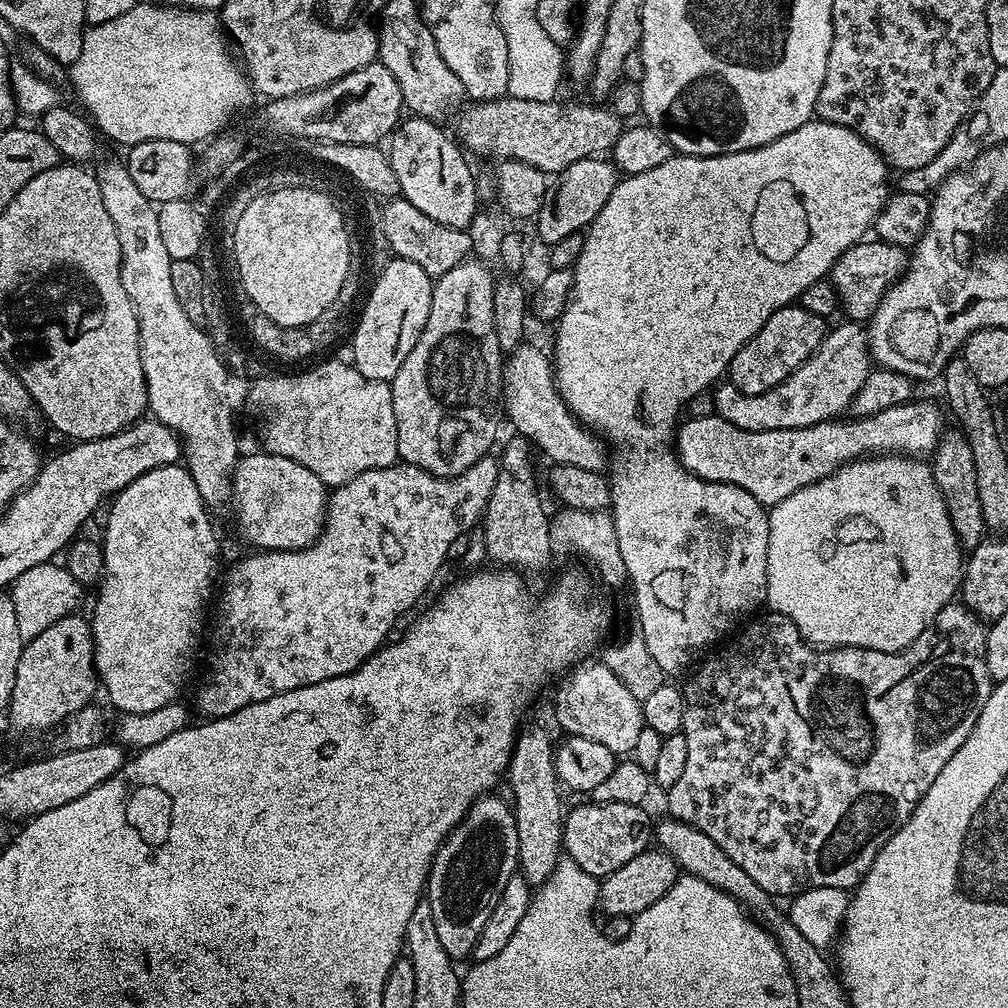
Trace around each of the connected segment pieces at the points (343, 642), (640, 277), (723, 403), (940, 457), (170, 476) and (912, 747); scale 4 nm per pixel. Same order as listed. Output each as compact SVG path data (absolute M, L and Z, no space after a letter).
M489 454L484 456L478 462L474 462L474 466L470 466L470 470L466 470L460 476L453 476L451 478L445 478L443 476L435 476L434 474L430 474L426 470L422 470L418 466L414 466L413 464L406 464L403 462L397 462L395 464L391 464L390 466L386 466L385 468L371 468L370 470L366 470L362 474L358 474L358 478L354 478L350 482L346 482L345 484L333 487L331 489L330 495L328 497L328 510L324 513L324 529L320 531L320 537L308 548L299 548L298 550L294 550L293 552L274 552L271 550L260 550L255 554L256 556L248 556L245 560L240 560L236 565L233 566L232 569L229 570L228 573L223 573L222 576L222 584L224 580L224 589L219 589L218 599L214 604L214 616L216 612L216 625L211 625L210 628L210 636L212 632L212 665L208 668L208 673L204 676L204 681L201 682L200 685L196 688L196 704L200 707L201 717L204 718L215 718L217 716L229 716L230 714L234 714L238 710L242 710L246 706L250 706L254 702L266 702L270 698L274 698L278 694L286 694L290 690L298 690L302 686L310 686L314 682L326 682L326 678L338 678L342 674L350 674L356 668L359 668L361 664L364 663L365 660L368 659L369 656L372 656L374 653L379 652L382 645L385 643L386 637L384 635L387 634L388 631L391 630L392 627L395 626L396 623L399 622L400 616L404 616L408 611L411 610L412 607L415 606L416 603L419 602L420 599L424 596L424 591L427 590L428 587L432 584L432 579L435 578L436 575L440 572L440 567L444 564L444 559L448 556L448 551L452 548L452 543L455 542L456 539L463 537L465 535L466 530L472 529L476 525L481 523L484 511L486 510L486 506L490 502L490 494L494 490L494 482L498 478L498 470L500 469L497 457L495 455Z
M813 118L798 126L798 130L754 150L721 156L673 154L666 162L662 162L662 166L654 166L654 170L646 170L637 176L624 176L617 183L614 194L610 194L606 206L602 206L598 218L594 218L594 222L587 229L582 254L578 254L571 269L571 297L564 307L564 313L554 324L556 388L566 406L584 427L592 429L597 437L607 441L610 448L612 443L612 476L610 475L608 490L612 495L610 513L614 529L617 530L618 551L625 562L627 583L632 583L632 600L636 603L636 620L640 623L638 633L651 657L658 662L665 674L682 671L692 659L695 661L701 655L699 652L707 644L715 645L723 641L749 613L759 609L768 598L770 530L765 505L760 504L754 494L742 490L742 486L703 480L683 468L674 451L674 433L678 421L689 400L693 400L699 392L709 391L727 373L734 354L738 354L738 350L742 350L742 346L750 342L750 338L754 338L754 334L758 334L762 326L766 326L766 318L770 318L770 314L795 305L808 286L825 279L831 273L838 258L842 258L842 254L846 254L850 246L859 244L869 235L870 229L875 225L876 216L888 203L888 175L888 165L884 163L880 151L869 140L846 126Z
M843 322L825 335L818 350L798 370L794 370L781 384L766 390L761 396L747 396L731 382L715 385L715 415L742 430L782 430L783 428L809 428L824 420L837 419L847 413L852 400L862 390L874 361L868 350L868 334L860 322Z
M945 431L935 452L931 453L930 464L934 474L934 482L946 502L946 510L950 514L950 522L960 540L961 549L971 550L985 539L986 529L982 518L982 498L978 498L978 474L974 474L974 454L970 450L970 442L963 431Z
M179 463L167 464L161 468L150 470L130 486L126 486L122 491L111 497L112 509L108 512L108 521L104 524L104 536L102 535L102 547L104 549L104 577L99 581L98 589L100 593L96 596L96 605L92 608L90 623L92 625L92 641L96 647L94 662L96 663L96 675L102 685L102 692L108 695L108 700L117 708L117 713L123 714L150 714L154 710L162 710L162 706L173 703L176 696L184 688L184 683L188 680L188 675L192 672L192 655L196 652L196 643L200 640L200 635L205 635L204 615L209 615L210 601L214 596L212 583L217 583L216 567L220 564L220 544L216 541L216 532L212 529L210 509L204 503L202 494L198 494L198 486L194 486L194 478L190 475L187 467Z
M953 602L942 606L942 610L938 610L938 614L934 614L934 618L926 626L926 630L922 630L922 634L918 634L918 638L914 642L910 642L910 646L906 646L901 652L883 652L882 650L870 650L869 648L829 648L821 650L819 647L809 644L794 626L794 622L790 622L790 618L786 618L781 612L764 610L756 615L753 615L731 639L721 643L715 649L717 652L709 660L701 659L699 661L699 664L701 663L700 669L685 684L682 684L684 701L686 702L686 718L682 729L686 738L686 767L682 770L682 778L678 778L678 782L674 782L674 786L666 789L666 796L668 796L667 815L671 819L681 820L698 830L702 830L702 834L709 836L713 842L718 842L718 846L722 846L722 850L726 850L726 854L734 862L738 862L738 866L742 866L742 870L746 870L746 874L750 874L750 878L754 878L754 882L758 882L758 886L762 886L762 890L766 890L774 898L781 898L780 896L792 898L801 890L814 887L855 889L856 885L863 880L865 874L872 868L874 858L880 853L882 846L905 821L911 818L912 811L916 809L918 802L924 797L926 790L930 790L934 778L938 778L938 774L942 774L942 766L946 766L946 762L950 762L950 758L954 758L958 746L962 746L962 742L966 742L970 730L974 730L974 722L978 722L978 714L982 714L982 706L986 706L986 698L990 698L994 681L990 670L986 670L986 638L988 634L985 625L971 610L965 608L963 603Z

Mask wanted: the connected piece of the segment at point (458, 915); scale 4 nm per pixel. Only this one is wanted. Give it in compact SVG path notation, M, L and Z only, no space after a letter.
M496 794L481 796L472 803L459 826L444 839L444 844L432 859L432 869L428 871L426 899L434 916L439 941L442 942L443 949L453 962L464 960L475 953L476 943L482 934L482 926L486 926L490 914L494 914L494 906L498 906L498 898L502 898L502 890L506 890L506 882L510 882L510 878L517 875L519 863L515 811L510 807L507 799L499 800Z

